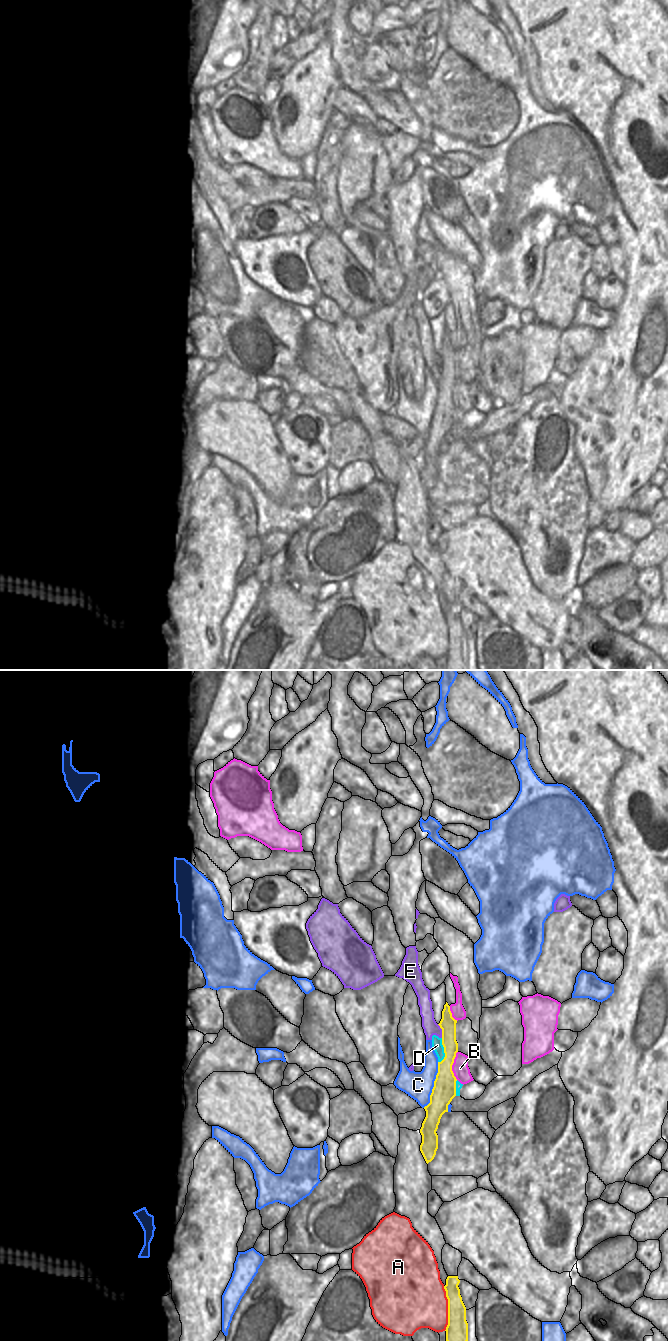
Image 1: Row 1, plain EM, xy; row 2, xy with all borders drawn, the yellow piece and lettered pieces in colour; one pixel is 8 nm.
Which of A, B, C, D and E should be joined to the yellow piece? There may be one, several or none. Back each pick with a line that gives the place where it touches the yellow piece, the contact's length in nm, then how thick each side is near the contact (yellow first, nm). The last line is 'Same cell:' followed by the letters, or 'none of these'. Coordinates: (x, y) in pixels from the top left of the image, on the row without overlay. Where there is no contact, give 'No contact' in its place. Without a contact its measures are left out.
Same cell: none of these

